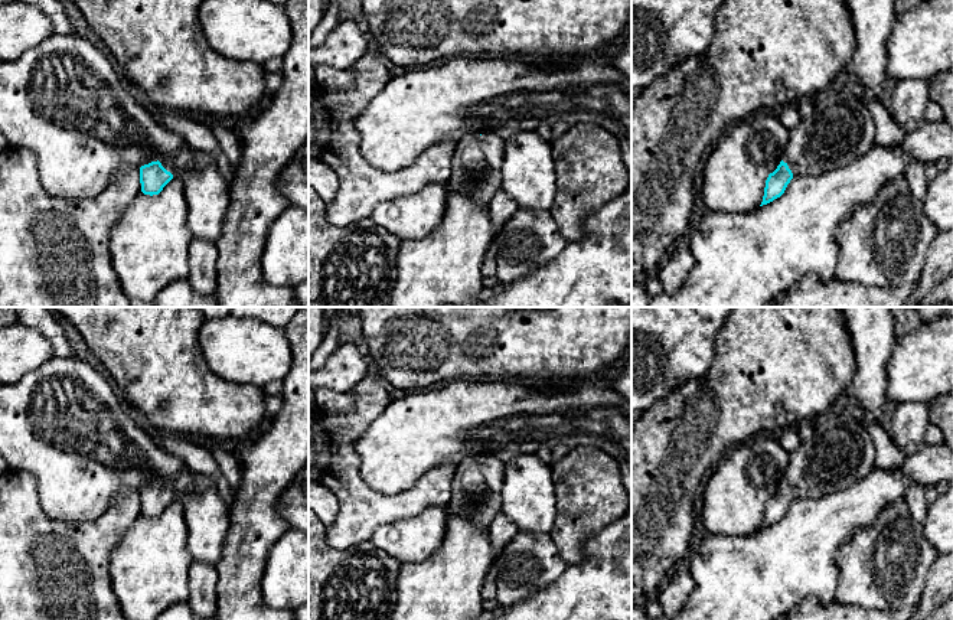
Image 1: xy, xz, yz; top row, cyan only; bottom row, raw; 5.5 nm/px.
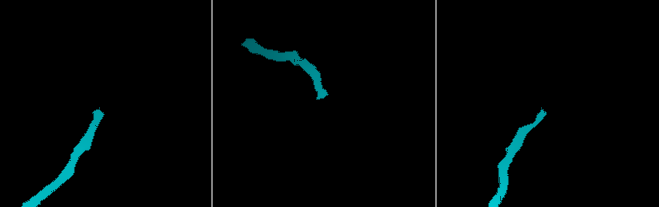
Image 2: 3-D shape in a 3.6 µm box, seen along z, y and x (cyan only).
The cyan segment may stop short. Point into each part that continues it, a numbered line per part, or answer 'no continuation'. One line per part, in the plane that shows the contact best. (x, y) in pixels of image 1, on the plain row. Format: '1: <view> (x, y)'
1: xy (166, 485)

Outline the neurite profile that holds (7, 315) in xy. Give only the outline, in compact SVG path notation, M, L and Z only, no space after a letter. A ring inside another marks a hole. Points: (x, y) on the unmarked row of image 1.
M0 307L0 329L16 324L17 322L16 307Z

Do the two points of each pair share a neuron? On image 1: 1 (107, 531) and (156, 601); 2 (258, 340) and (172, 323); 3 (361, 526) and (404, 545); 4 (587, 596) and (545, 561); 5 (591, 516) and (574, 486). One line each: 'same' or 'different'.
1: different
2: different
3: different
4: different
5: same

